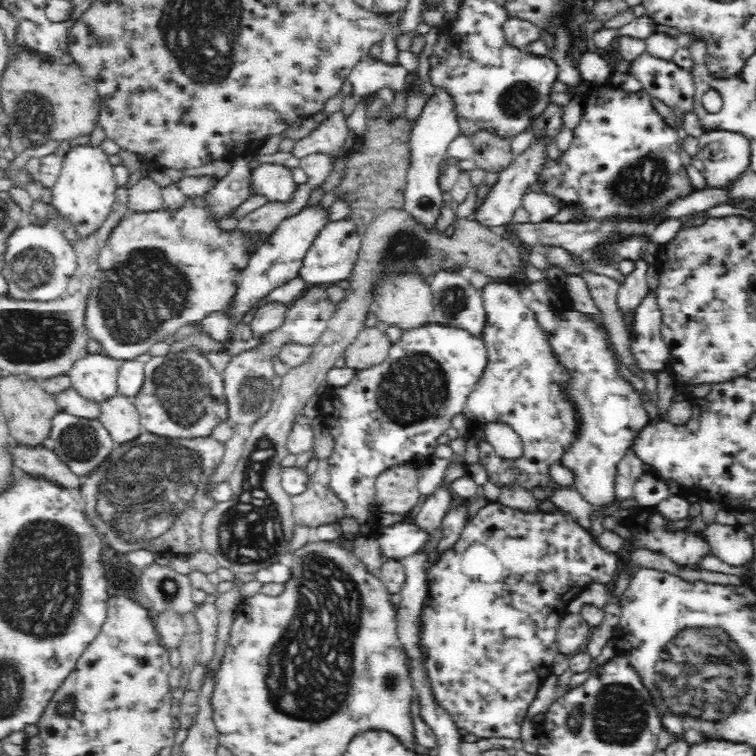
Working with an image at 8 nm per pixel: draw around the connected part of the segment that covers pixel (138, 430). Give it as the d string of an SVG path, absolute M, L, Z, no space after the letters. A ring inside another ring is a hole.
M117 393L100 402L99 421L110 432L115 445L135 440L147 431L131 397Z

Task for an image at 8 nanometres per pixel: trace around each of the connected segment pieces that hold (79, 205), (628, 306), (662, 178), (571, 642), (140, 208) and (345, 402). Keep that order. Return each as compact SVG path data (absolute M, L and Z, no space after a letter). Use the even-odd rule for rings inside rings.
M84 139L72 142L72 148L62 159L61 172L50 187L53 198L51 204L62 216L71 220L83 238L96 232L110 214L118 188L113 168L114 164L110 164L108 154L100 145L89 146Z
M638 258L634 260L635 269L631 272L629 280L622 283L617 295L617 306L626 314L626 323L633 318L635 307L643 302L646 294L649 292L648 283L646 283L646 270L648 270L648 258Z
M605 84L590 85L586 91L586 104L584 104L584 114L580 124L573 130L573 141L570 148L561 154L558 160L546 159L539 180L543 182L543 192L555 196L564 207L571 206L576 208L579 206L583 210L583 215L576 218L577 220L590 220L590 218L611 218L612 216L629 216L632 220L638 218L650 218L656 210L660 210L662 206L666 206L666 202L672 202L678 196L684 196L693 190L690 177L682 166L680 159L681 139L674 127L668 125L662 116L654 109L650 101L651 97L642 88L636 92L625 91L621 88Z
M567 613L557 628L557 650L567 656L576 653L590 640L592 627L581 613Z
M144 176L128 190L128 212L154 212L163 208L160 185Z
M441 323L406 330L400 340L388 349L387 358L382 363L358 371L350 384L330 388L319 399L321 422L335 441L327 460L329 488L344 504L343 516L354 519L358 523L358 531L366 532L366 536L378 528L379 520L370 518L379 516L376 514L375 499L377 476L389 468L431 458L439 437L451 428L452 418L462 412L488 364L488 348L482 337Z

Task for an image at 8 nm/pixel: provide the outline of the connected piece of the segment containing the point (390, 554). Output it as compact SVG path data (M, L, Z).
M414 522L396 523L382 527L376 539L385 557L401 560L422 550L430 533Z

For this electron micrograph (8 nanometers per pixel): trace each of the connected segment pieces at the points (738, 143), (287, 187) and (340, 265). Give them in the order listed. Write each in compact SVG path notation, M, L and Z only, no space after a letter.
M704 132L697 159L703 162L707 186L722 188L740 178L751 163L750 142L743 134Z
M262 163L250 172L252 194L264 197L266 202L288 202L299 187L291 170L280 164Z
M351 217L328 223L318 232L312 244L308 246L298 270L298 277L304 280L306 287L327 287L340 280L347 280L354 268L361 246L361 235Z

